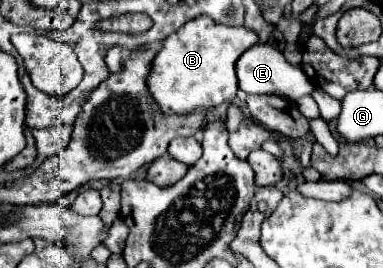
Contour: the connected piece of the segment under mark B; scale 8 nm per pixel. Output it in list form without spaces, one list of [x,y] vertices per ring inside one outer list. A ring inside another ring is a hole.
[[[207,16],[191,20],[191,24],[185,24],[179,32],[163,40],[163,46],[147,74],[147,90],[165,116],[187,116],[197,110],[211,110],[235,98],[235,62],[255,42],[257,34],[245,26],[225,28]]]

